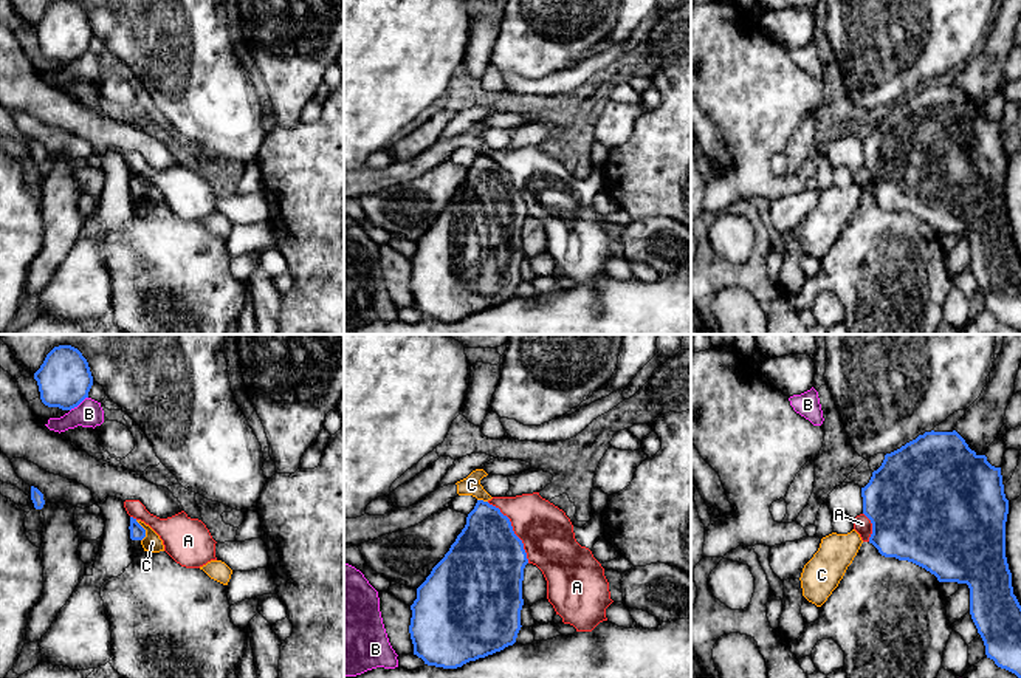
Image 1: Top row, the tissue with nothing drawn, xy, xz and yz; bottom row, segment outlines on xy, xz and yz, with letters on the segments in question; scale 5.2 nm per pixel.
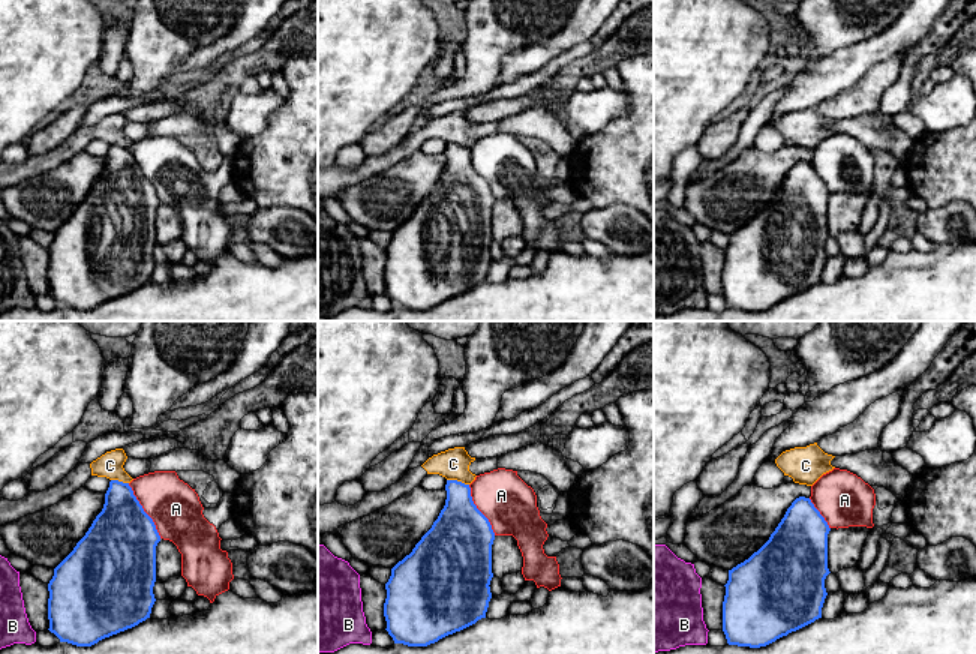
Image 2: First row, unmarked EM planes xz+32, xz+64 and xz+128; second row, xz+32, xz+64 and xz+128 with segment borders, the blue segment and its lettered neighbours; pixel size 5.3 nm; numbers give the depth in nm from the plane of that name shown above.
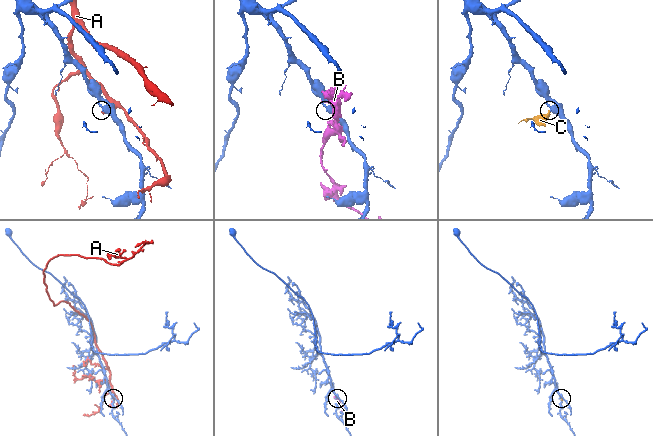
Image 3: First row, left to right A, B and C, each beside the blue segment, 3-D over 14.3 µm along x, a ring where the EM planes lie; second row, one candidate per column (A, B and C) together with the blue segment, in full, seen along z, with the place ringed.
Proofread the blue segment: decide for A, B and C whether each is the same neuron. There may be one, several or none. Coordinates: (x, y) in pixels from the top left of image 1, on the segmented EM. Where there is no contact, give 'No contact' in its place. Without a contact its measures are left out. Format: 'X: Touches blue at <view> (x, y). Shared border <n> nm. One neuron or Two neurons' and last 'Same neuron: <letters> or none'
A: Touches blue at xz (512, 530). Shared border 380 nm. Two neurons
B: Touches blue at xy (78, 404). Shared border 120 nm. Two neurons
C: Touches blue at xy (144, 531). Shared border 120 nm. Two neurons
Same neuron: none

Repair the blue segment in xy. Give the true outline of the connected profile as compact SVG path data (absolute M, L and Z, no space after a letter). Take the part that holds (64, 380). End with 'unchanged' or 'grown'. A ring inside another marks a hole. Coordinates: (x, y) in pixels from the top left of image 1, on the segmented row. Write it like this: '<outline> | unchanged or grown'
M71 345L54 347L34 373L40 399L48 407L71 410L77 407L93 385L87 359Z | unchanged

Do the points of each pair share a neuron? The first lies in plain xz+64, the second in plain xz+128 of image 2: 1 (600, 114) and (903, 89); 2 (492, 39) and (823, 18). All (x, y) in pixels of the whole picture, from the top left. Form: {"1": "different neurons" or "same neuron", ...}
{"1": "different neurons", "2": "same neuron"}

